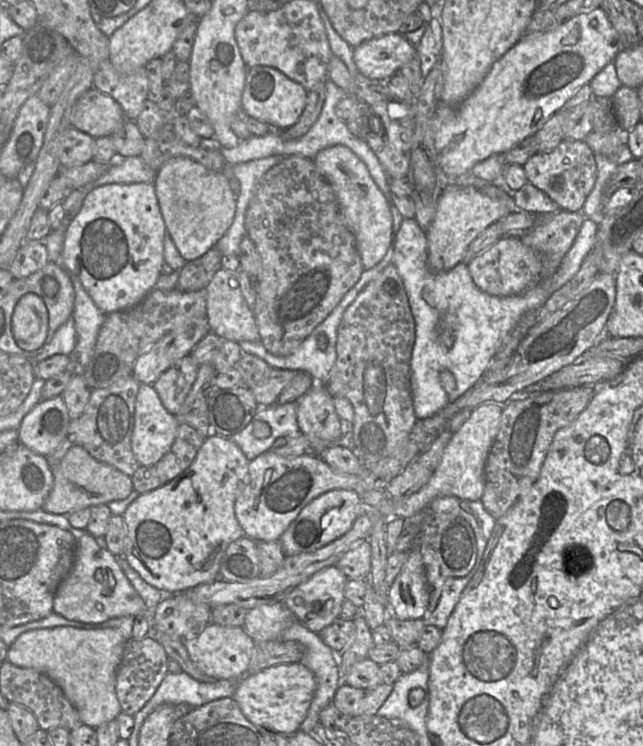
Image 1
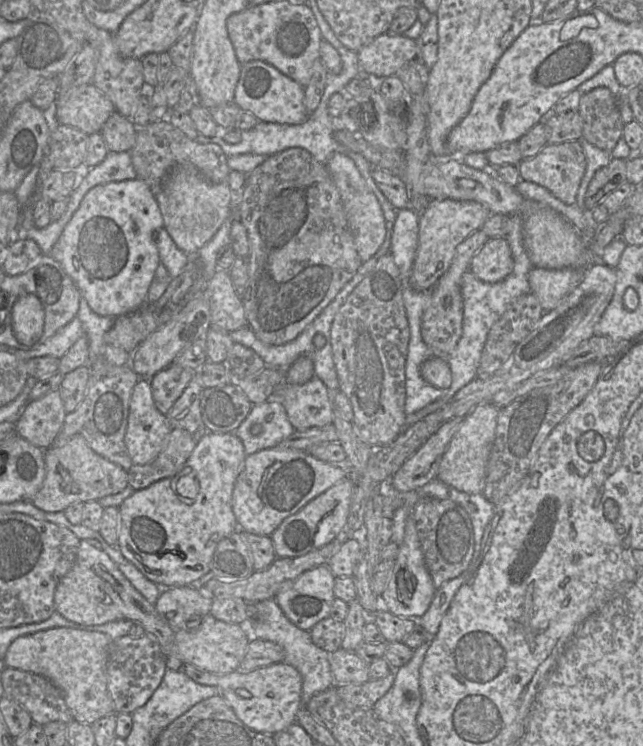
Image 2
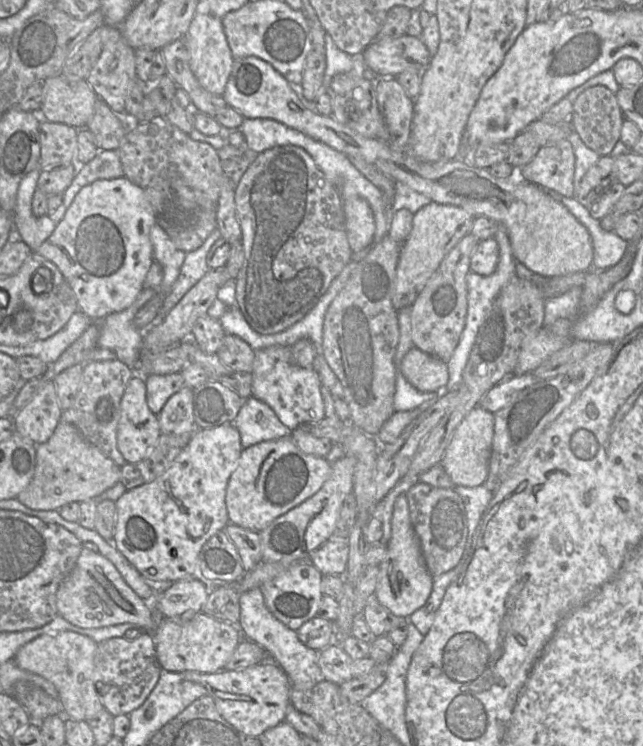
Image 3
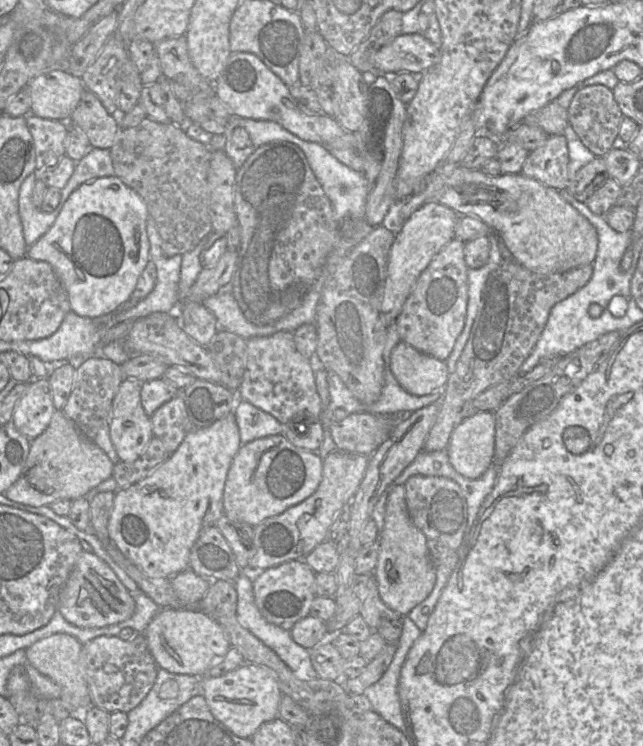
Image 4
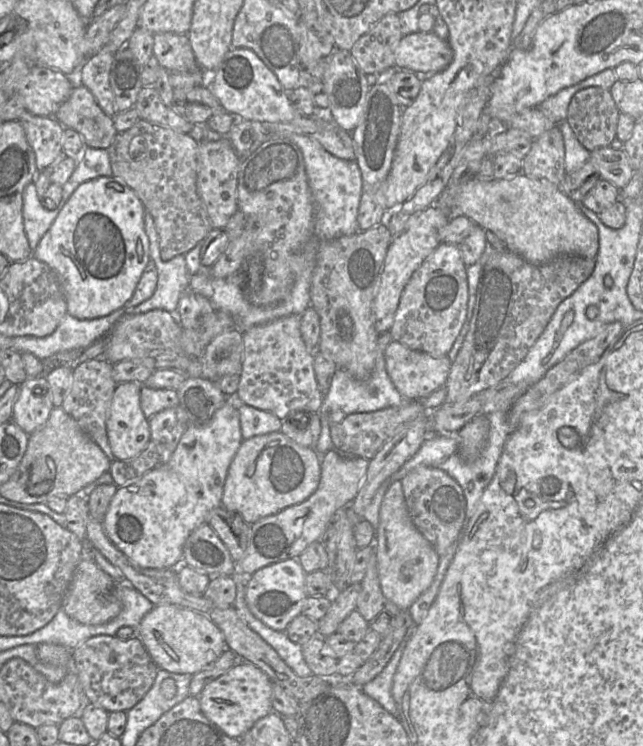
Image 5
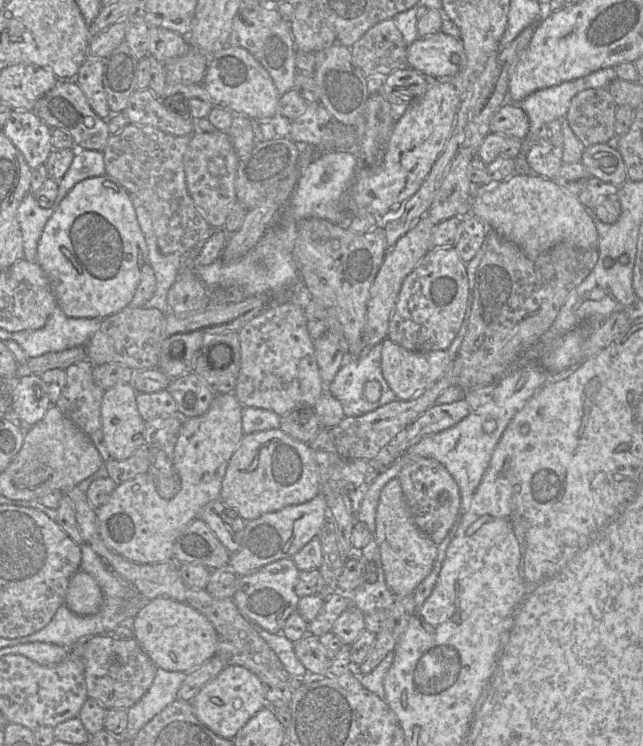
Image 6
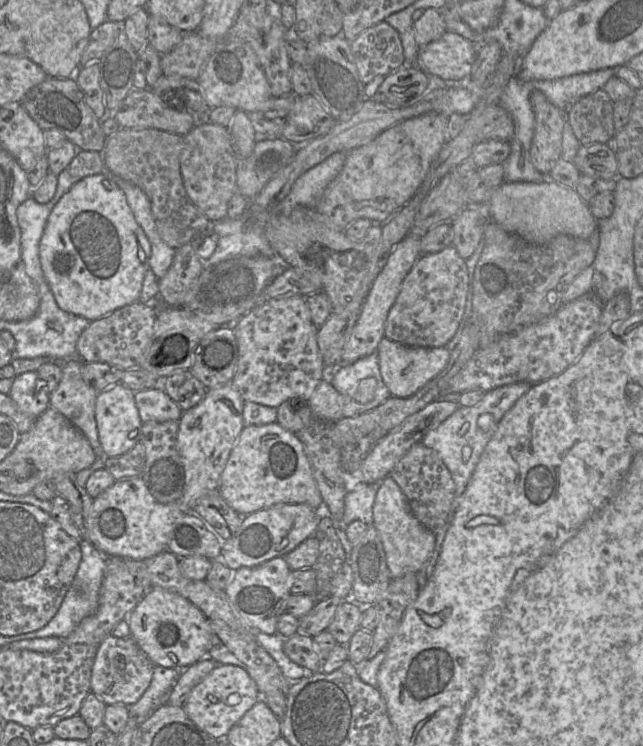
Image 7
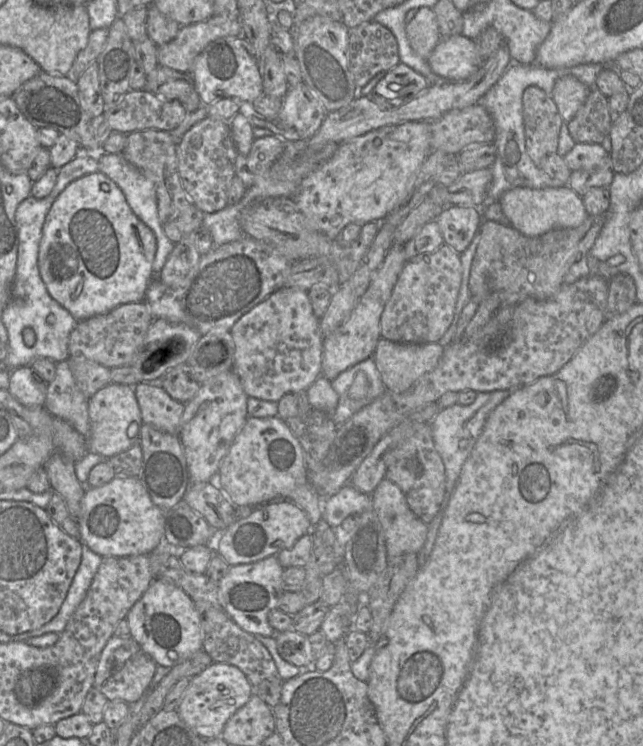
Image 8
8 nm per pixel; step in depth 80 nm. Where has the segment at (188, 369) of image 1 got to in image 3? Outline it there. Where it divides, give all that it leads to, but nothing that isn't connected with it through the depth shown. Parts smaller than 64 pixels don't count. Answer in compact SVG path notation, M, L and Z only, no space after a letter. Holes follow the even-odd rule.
M181 373L146 376L146 399L150 410L158 415L167 401L185 385Z

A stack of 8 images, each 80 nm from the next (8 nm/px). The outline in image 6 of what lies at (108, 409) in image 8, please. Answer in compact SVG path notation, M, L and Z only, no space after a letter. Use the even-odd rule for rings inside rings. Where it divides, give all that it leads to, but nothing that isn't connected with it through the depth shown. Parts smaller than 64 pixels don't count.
M118 383L105 391L101 404L101 423L104 444L114 460L126 460L145 441L145 421L141 417L136 397L137 392L130 383Z

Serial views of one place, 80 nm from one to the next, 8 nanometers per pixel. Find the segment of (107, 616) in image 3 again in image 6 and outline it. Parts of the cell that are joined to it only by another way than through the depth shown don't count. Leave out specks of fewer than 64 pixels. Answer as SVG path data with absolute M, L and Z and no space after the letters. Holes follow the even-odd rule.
M78 570L72 577L65 604L79 615L97 613L104 601L103 592L97 581L87 572Z

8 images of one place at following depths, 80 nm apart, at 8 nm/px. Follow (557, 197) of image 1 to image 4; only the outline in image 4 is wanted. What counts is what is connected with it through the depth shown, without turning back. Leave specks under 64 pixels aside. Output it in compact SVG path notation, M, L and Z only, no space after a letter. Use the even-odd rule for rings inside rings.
M550 135L548 139L529 153L521 173L543 185L565 190L569 184L568 147L563 135Z

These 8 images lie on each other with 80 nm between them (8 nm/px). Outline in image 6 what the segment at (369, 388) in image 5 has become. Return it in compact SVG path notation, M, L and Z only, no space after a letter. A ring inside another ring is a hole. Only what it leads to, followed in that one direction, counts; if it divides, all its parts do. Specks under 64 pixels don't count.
M377 343L362 355L348 357L336 373L333 381L326 385L327 391L341 403L345 416L359 416L397 399L383 377L381 352L382 343ZM367 381L377 381L380 384L380 398L375 402L366 400L363 395L363 386Z

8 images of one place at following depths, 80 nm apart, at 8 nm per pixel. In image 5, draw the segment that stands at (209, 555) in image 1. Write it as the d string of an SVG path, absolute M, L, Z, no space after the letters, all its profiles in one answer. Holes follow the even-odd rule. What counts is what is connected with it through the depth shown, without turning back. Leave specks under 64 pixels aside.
M231 400L227 401L220 409L215 412L208 424L205 424L204 426L190 425L185 431L185 433L182 435L178 446L176 447L174 453L172 454L170 460L167 463L159 464L153 470L145 473L140 478L133 480L131 484L125 484L117 488L117 491L110 502L109 508L102 522L103 528L108 538L131 561L135 562L142 568L177 568L183 563L183 548L189 535L201 524L207 522L207 516L213 509L222 505L222 497L228 469L242 441L243 438L241 433L238 405L232 402Z

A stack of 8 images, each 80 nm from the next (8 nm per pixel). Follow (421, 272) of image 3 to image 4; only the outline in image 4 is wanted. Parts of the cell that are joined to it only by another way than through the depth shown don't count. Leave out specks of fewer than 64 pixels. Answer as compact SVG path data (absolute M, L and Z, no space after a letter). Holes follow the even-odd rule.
M429 201L404 222L395 235L386 266L386 280L381 304L381 320L387 327L396 323L396 318L411 293L418 277L434 256L452 239L455 226L461 215L436 201Z

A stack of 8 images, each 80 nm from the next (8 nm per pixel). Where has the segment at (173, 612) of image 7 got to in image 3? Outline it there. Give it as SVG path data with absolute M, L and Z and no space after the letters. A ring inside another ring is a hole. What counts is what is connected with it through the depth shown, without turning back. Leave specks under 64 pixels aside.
M204 611L198 612L187 623L162 618L155 630L151 632L161 667L173 672L193 670L202 673L216 673L221 671L244 638L237 624L219 620Z

